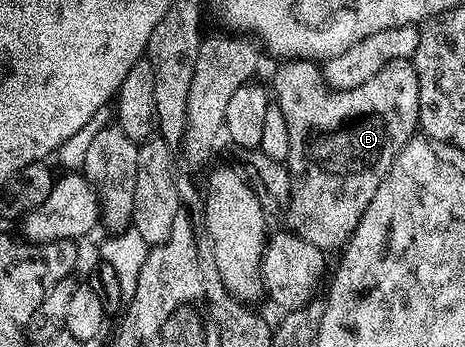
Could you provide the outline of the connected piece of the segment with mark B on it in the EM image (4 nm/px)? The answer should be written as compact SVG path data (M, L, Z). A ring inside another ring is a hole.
M285 59L280 62L273 77L271 93L275 103L287 119L287 131L291 135L291 151L288 167L291 183L289 207L283 214L288 232L302 237L307 243L328 247L348 245L363 211L375 199L379 183L385 181L393 158L400 149L413 140L419 129L419 83L417 67L412 60L402 59L387 63L367 83L359 83L354 89L331 89L325 83L322 66L317 61Z

